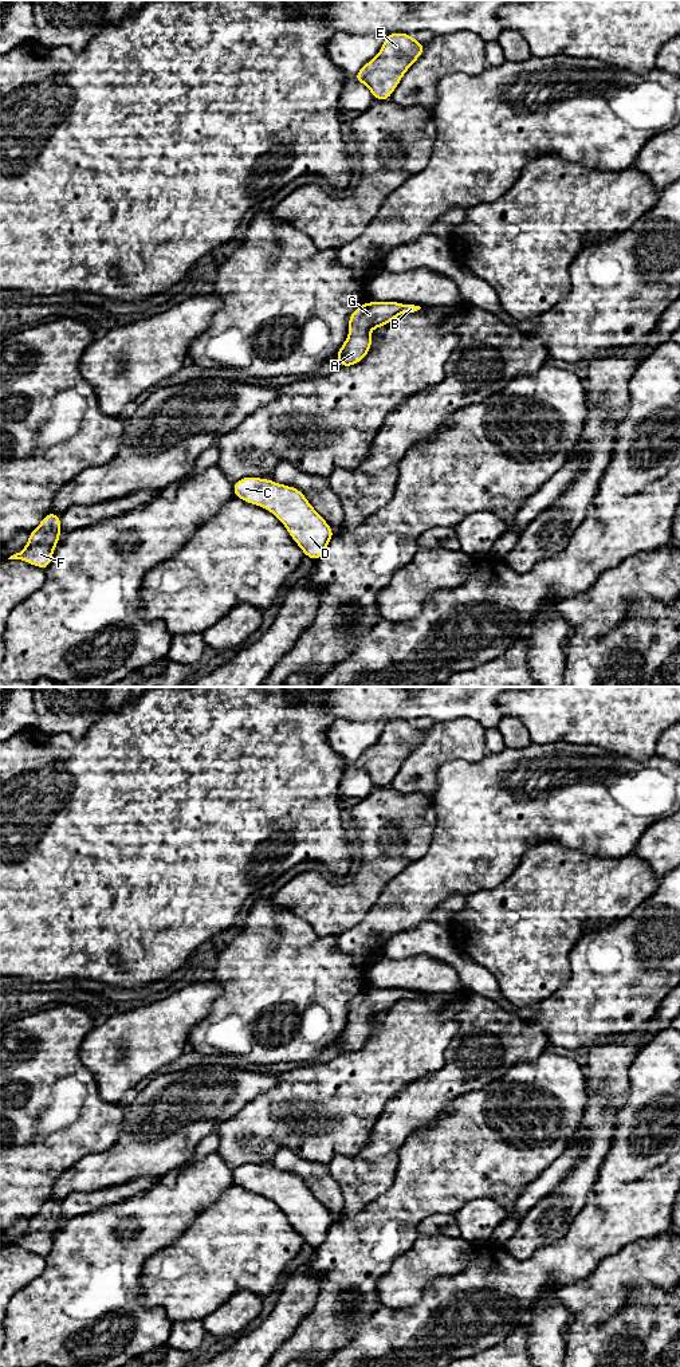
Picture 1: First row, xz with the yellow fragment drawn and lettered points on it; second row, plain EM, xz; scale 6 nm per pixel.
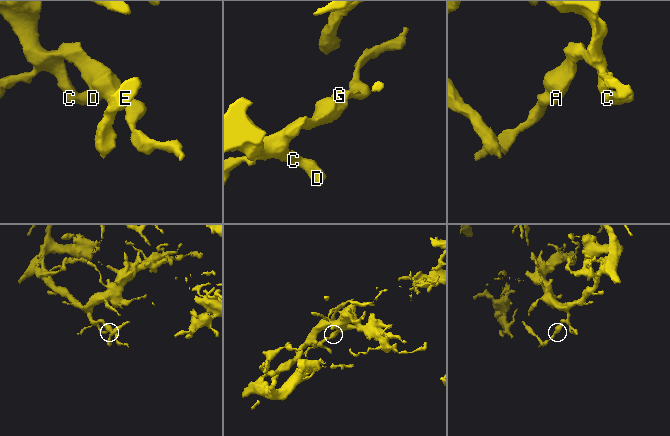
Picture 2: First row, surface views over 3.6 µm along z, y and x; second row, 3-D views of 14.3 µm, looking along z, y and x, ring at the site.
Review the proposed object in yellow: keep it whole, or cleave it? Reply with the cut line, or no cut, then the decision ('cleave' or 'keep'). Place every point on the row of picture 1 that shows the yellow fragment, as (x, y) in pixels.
cut none; keep

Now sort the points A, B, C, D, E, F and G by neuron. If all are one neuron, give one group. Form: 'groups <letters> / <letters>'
groups A B C D E F G

